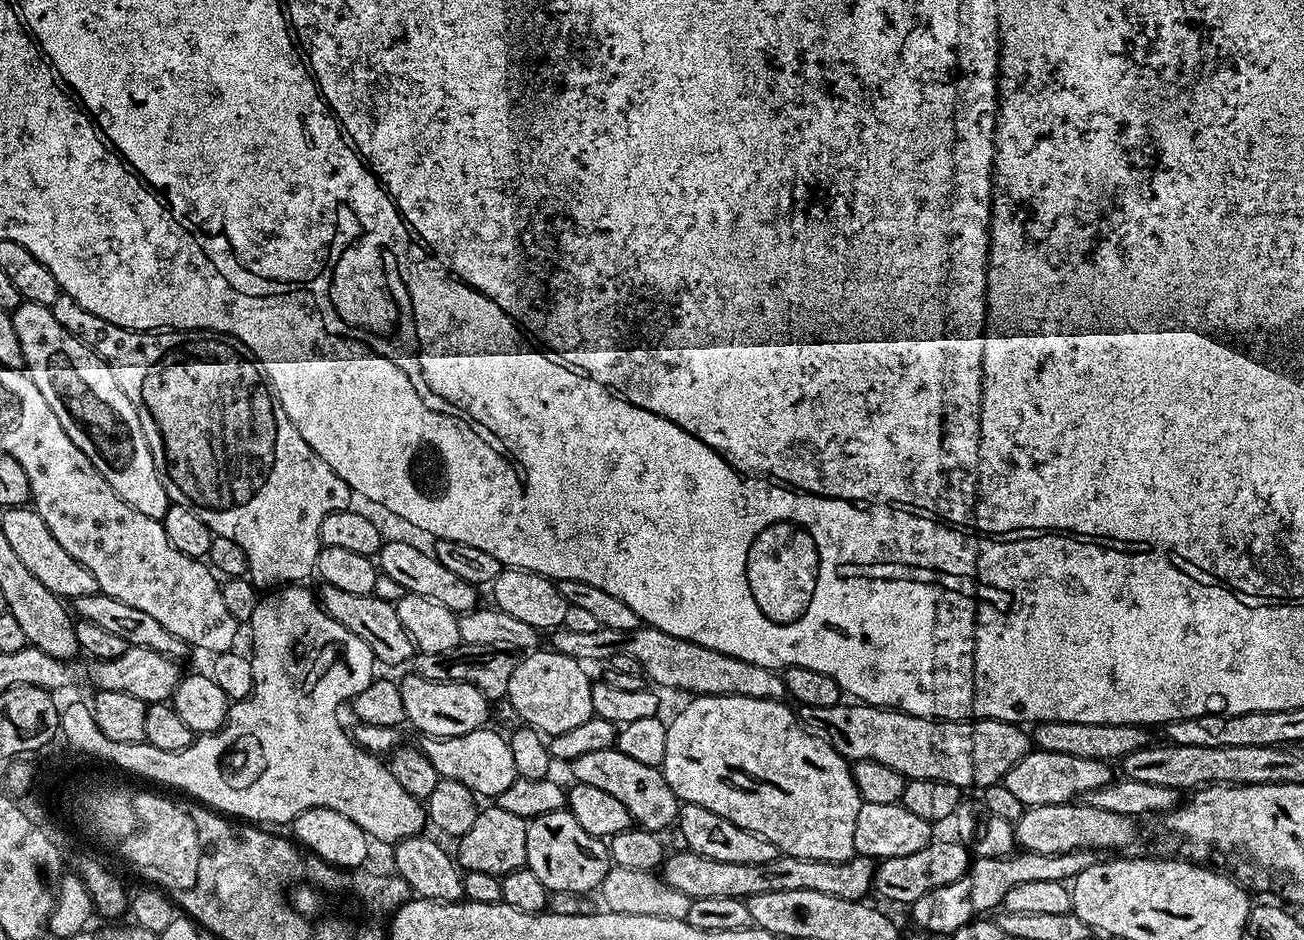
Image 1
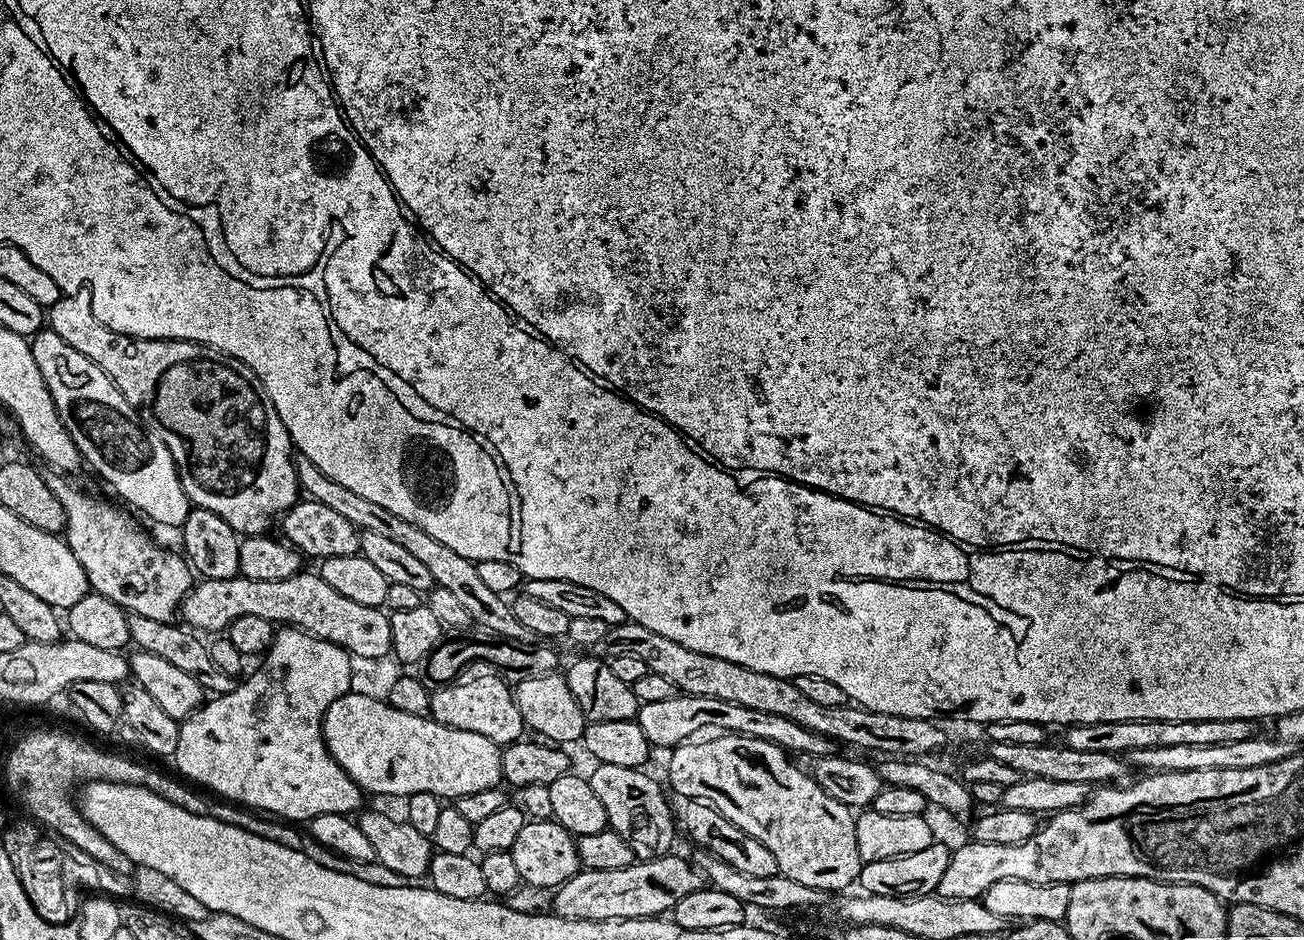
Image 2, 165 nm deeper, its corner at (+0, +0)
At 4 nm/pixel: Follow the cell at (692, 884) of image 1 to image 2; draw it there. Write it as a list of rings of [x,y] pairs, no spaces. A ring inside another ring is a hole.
[[[665,854],[651,860],[633,862],[618,870],[581,870],[555,889],[551,911],[567,920],[647,920],[660,918],[686,894],[702,886],[702,876],[691,863],[677,854]]]

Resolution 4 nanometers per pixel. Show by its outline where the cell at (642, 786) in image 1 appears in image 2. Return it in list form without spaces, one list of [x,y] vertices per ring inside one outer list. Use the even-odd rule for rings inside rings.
[[[596,764],[592,776],[587,777],[589,786],[598,794],[598,802],[606,806],[608,828],[618,833],[631,846],[640,860],[651,860],[671,853],[672,839],[678,834],[678,820],[674,808],[668,805],[664,792],[656,780],[647,776],[647,771],[626,766]]]

